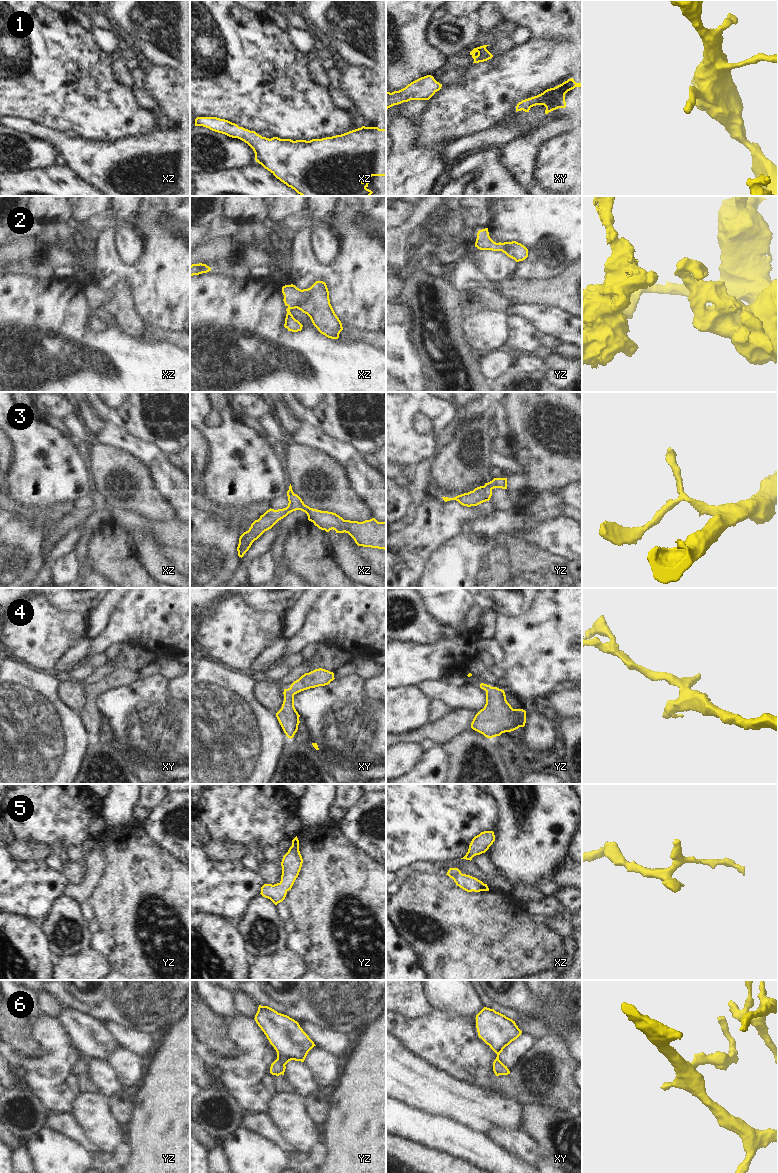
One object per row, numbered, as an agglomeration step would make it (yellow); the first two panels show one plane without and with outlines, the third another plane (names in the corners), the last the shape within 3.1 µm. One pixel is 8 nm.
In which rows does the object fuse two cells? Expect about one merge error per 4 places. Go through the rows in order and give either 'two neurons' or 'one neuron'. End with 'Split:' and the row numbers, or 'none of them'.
1: one neuron
2: one neuron
3: one neuron
4: one neuron
5: one neuron
6: one neuron
Split: none of them

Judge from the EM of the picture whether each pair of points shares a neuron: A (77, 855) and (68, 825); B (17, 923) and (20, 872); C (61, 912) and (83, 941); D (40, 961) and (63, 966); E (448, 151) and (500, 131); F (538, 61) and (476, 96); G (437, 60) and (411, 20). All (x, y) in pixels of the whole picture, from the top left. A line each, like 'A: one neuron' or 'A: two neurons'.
A: two neurons
B: two neurons
C: one neuron
D: two neurons
E: one neuron
F: one neuron
G: one neuron

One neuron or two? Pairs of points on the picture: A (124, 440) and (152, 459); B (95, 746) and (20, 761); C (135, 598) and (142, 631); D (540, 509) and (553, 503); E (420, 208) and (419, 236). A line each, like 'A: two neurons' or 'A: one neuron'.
A: one neuron
B: two neurons
C: one neuron
D: one neuron
E: one neuron

